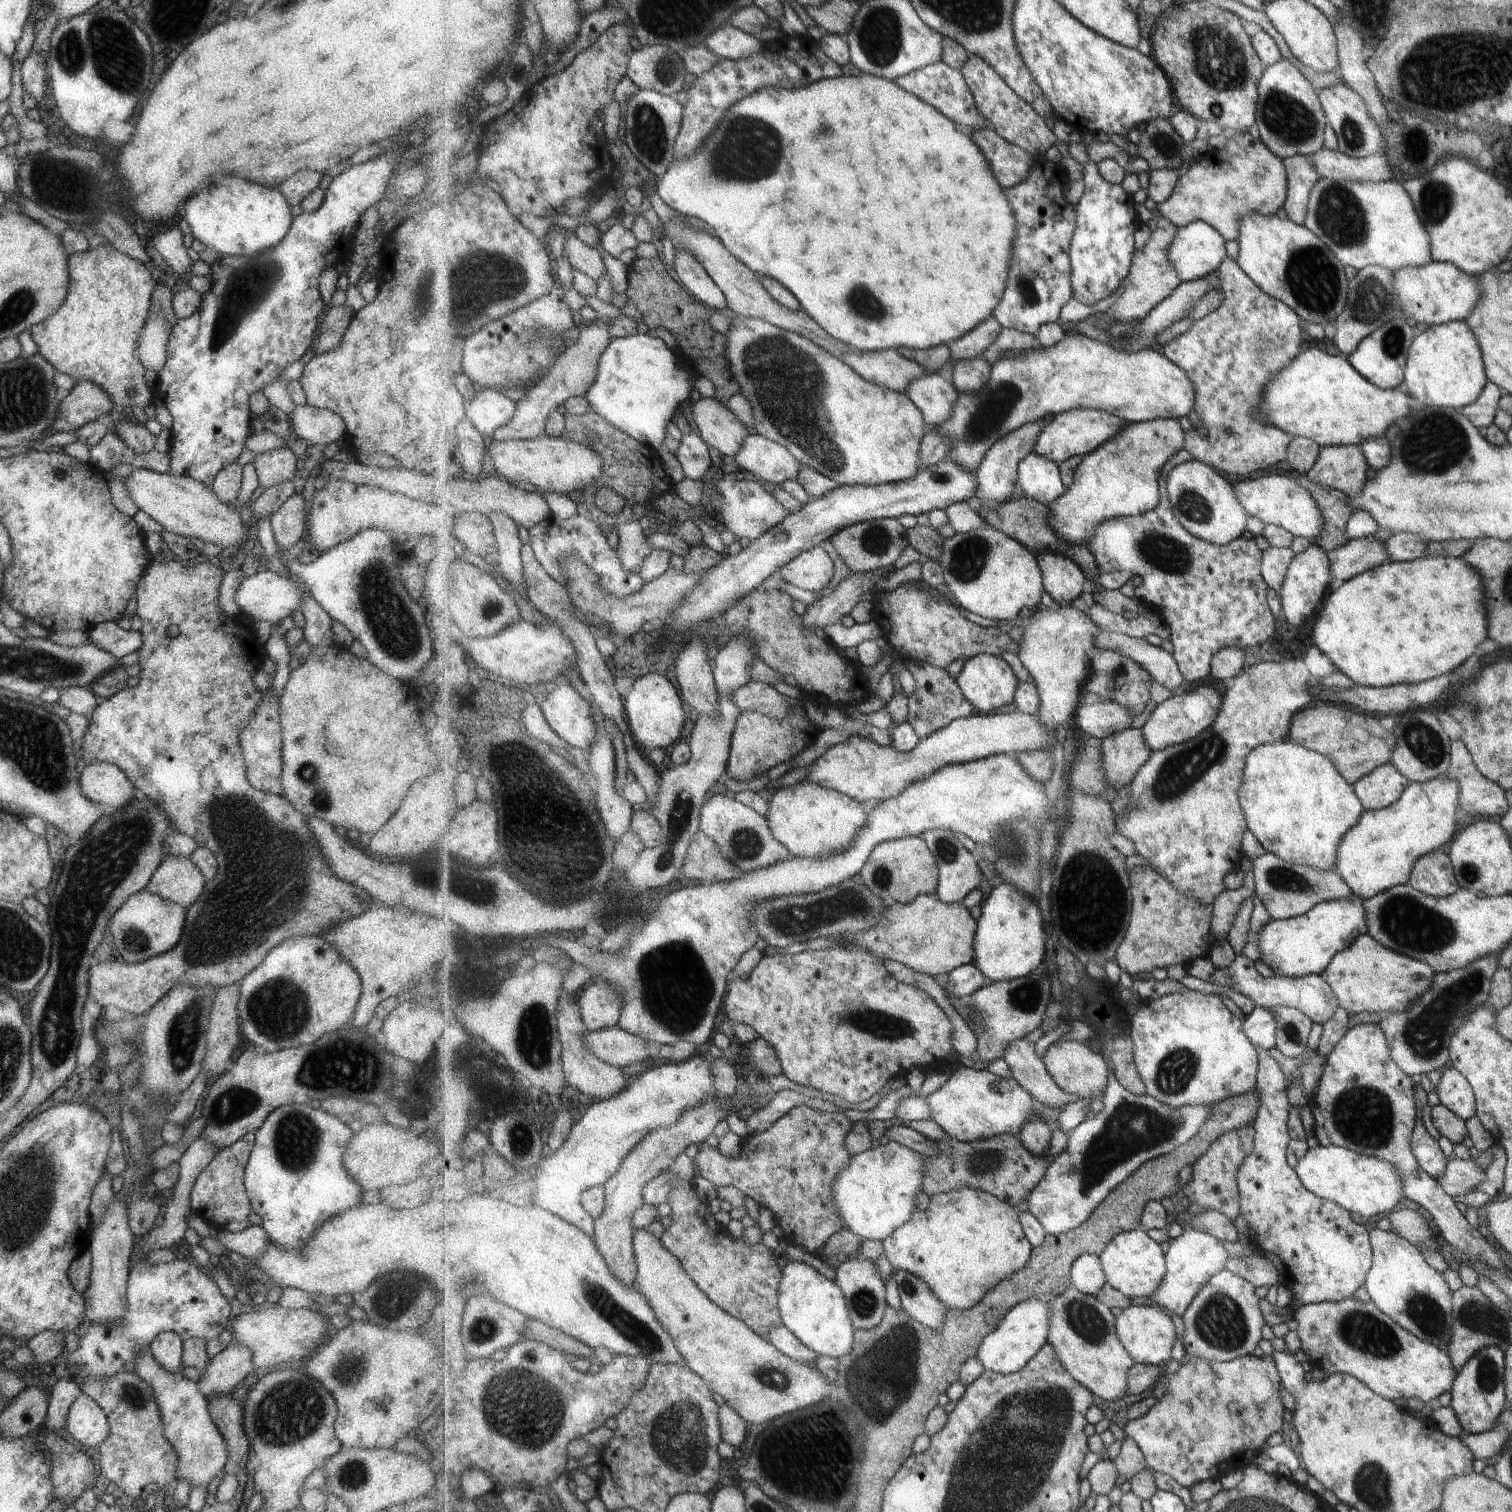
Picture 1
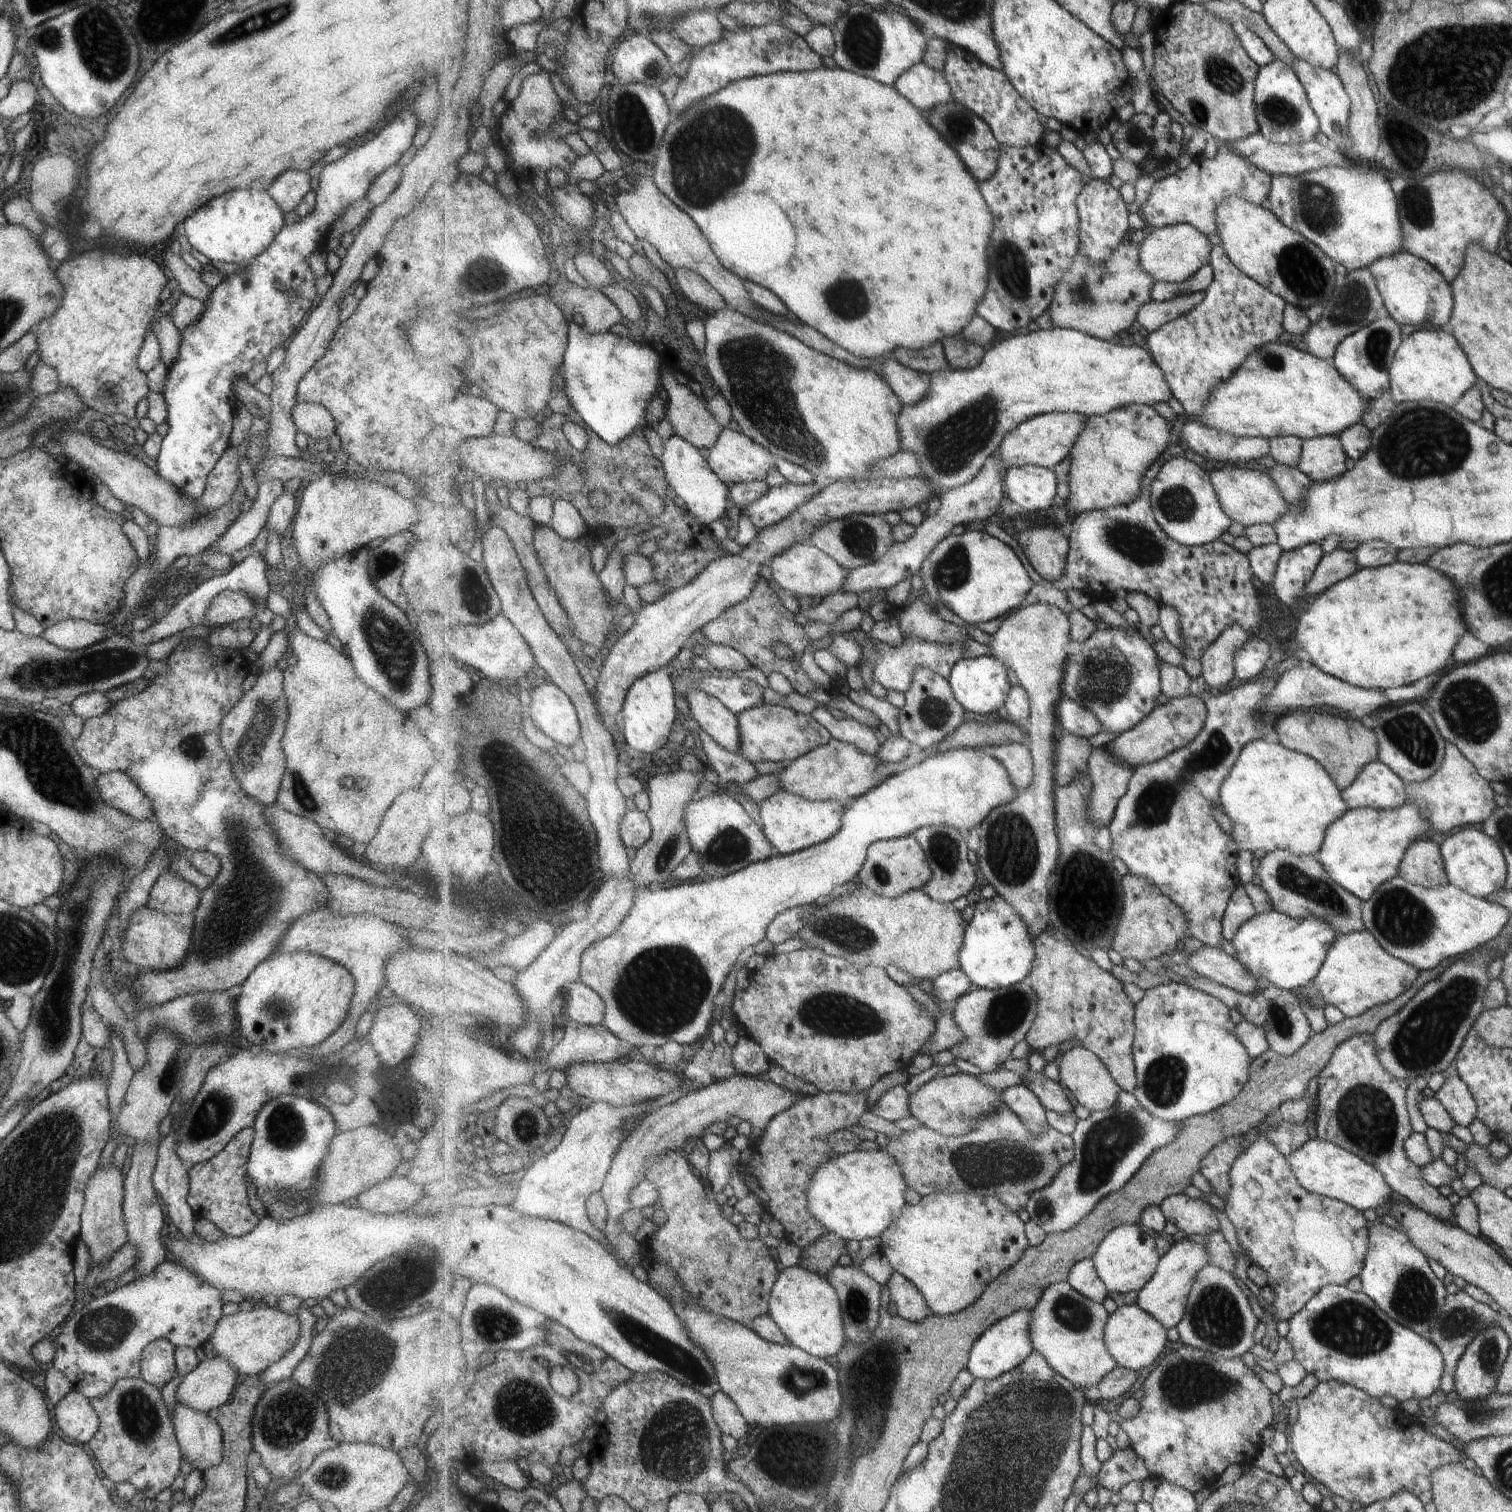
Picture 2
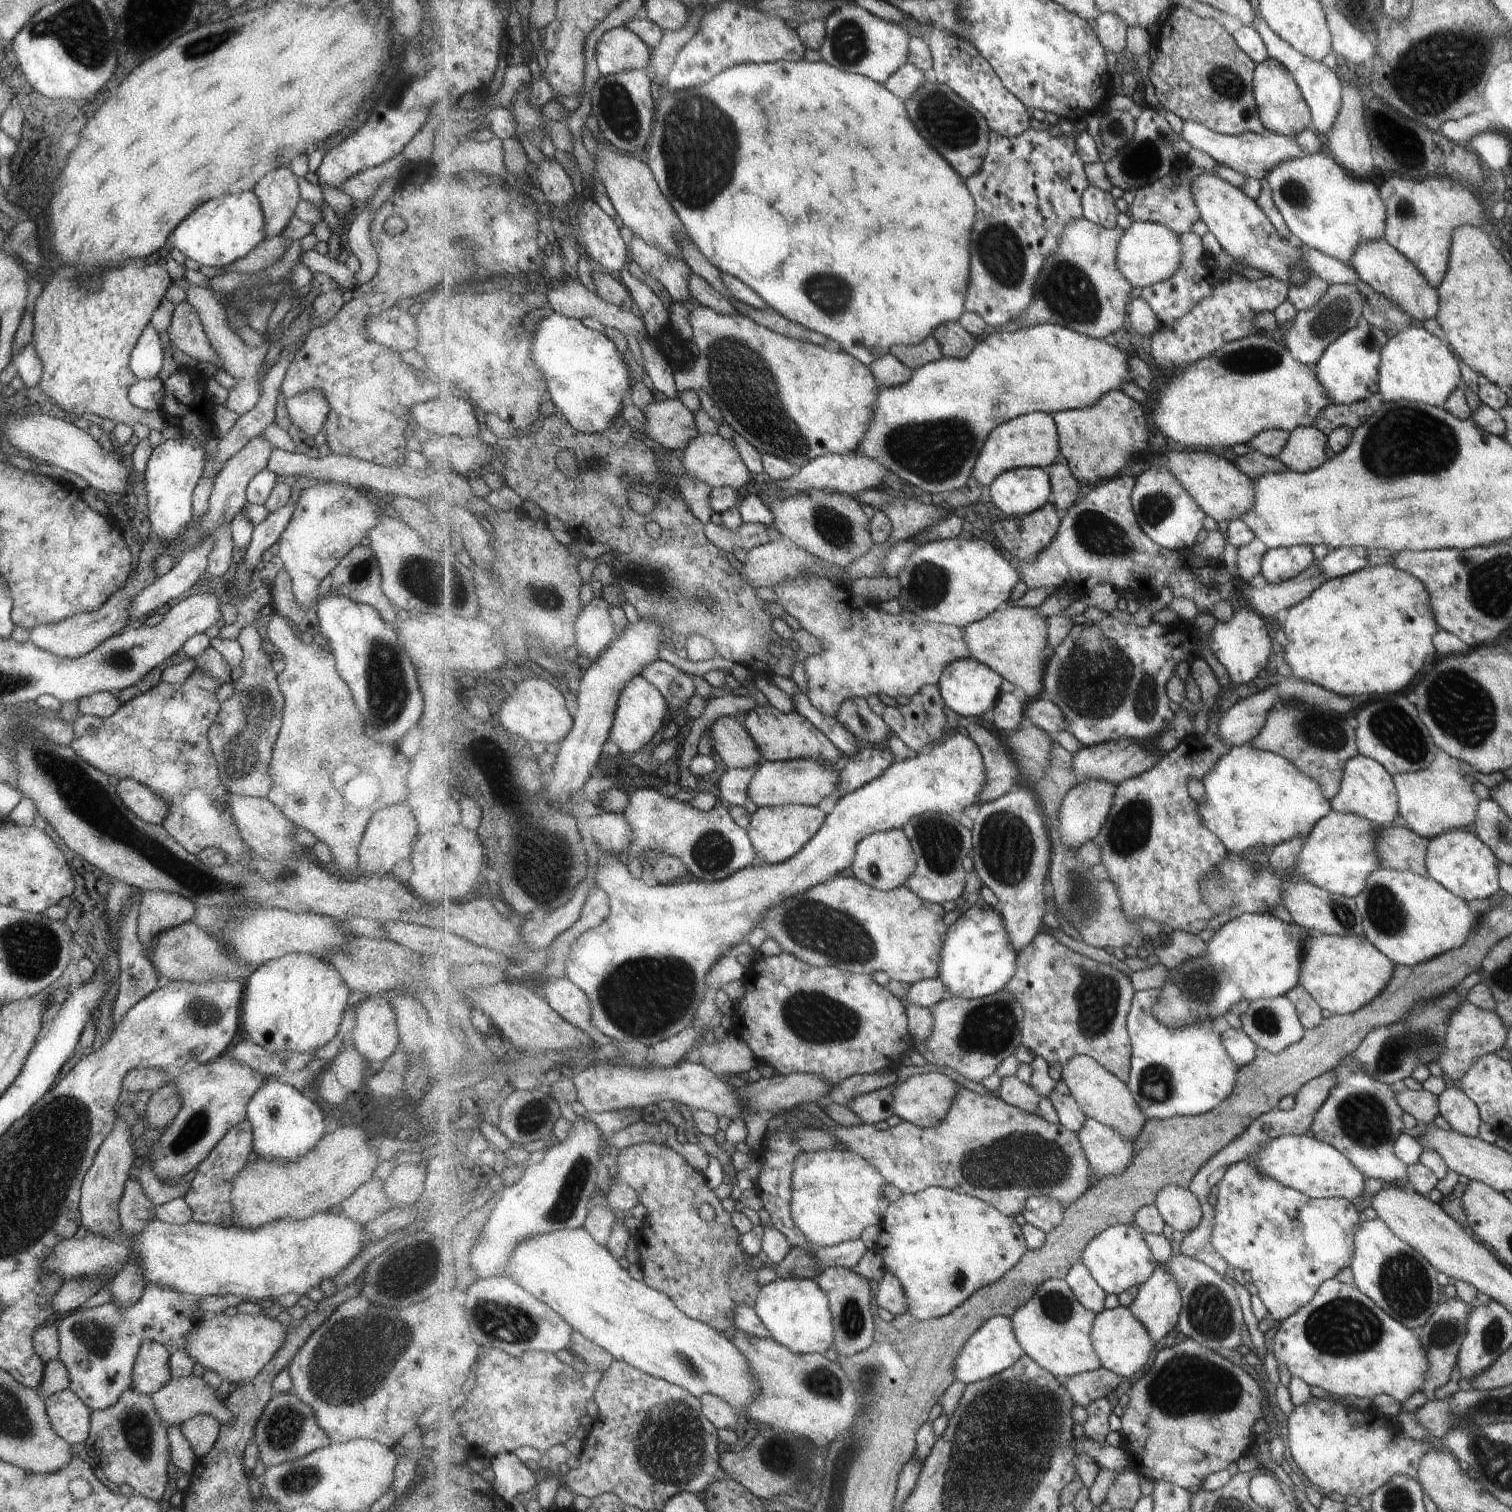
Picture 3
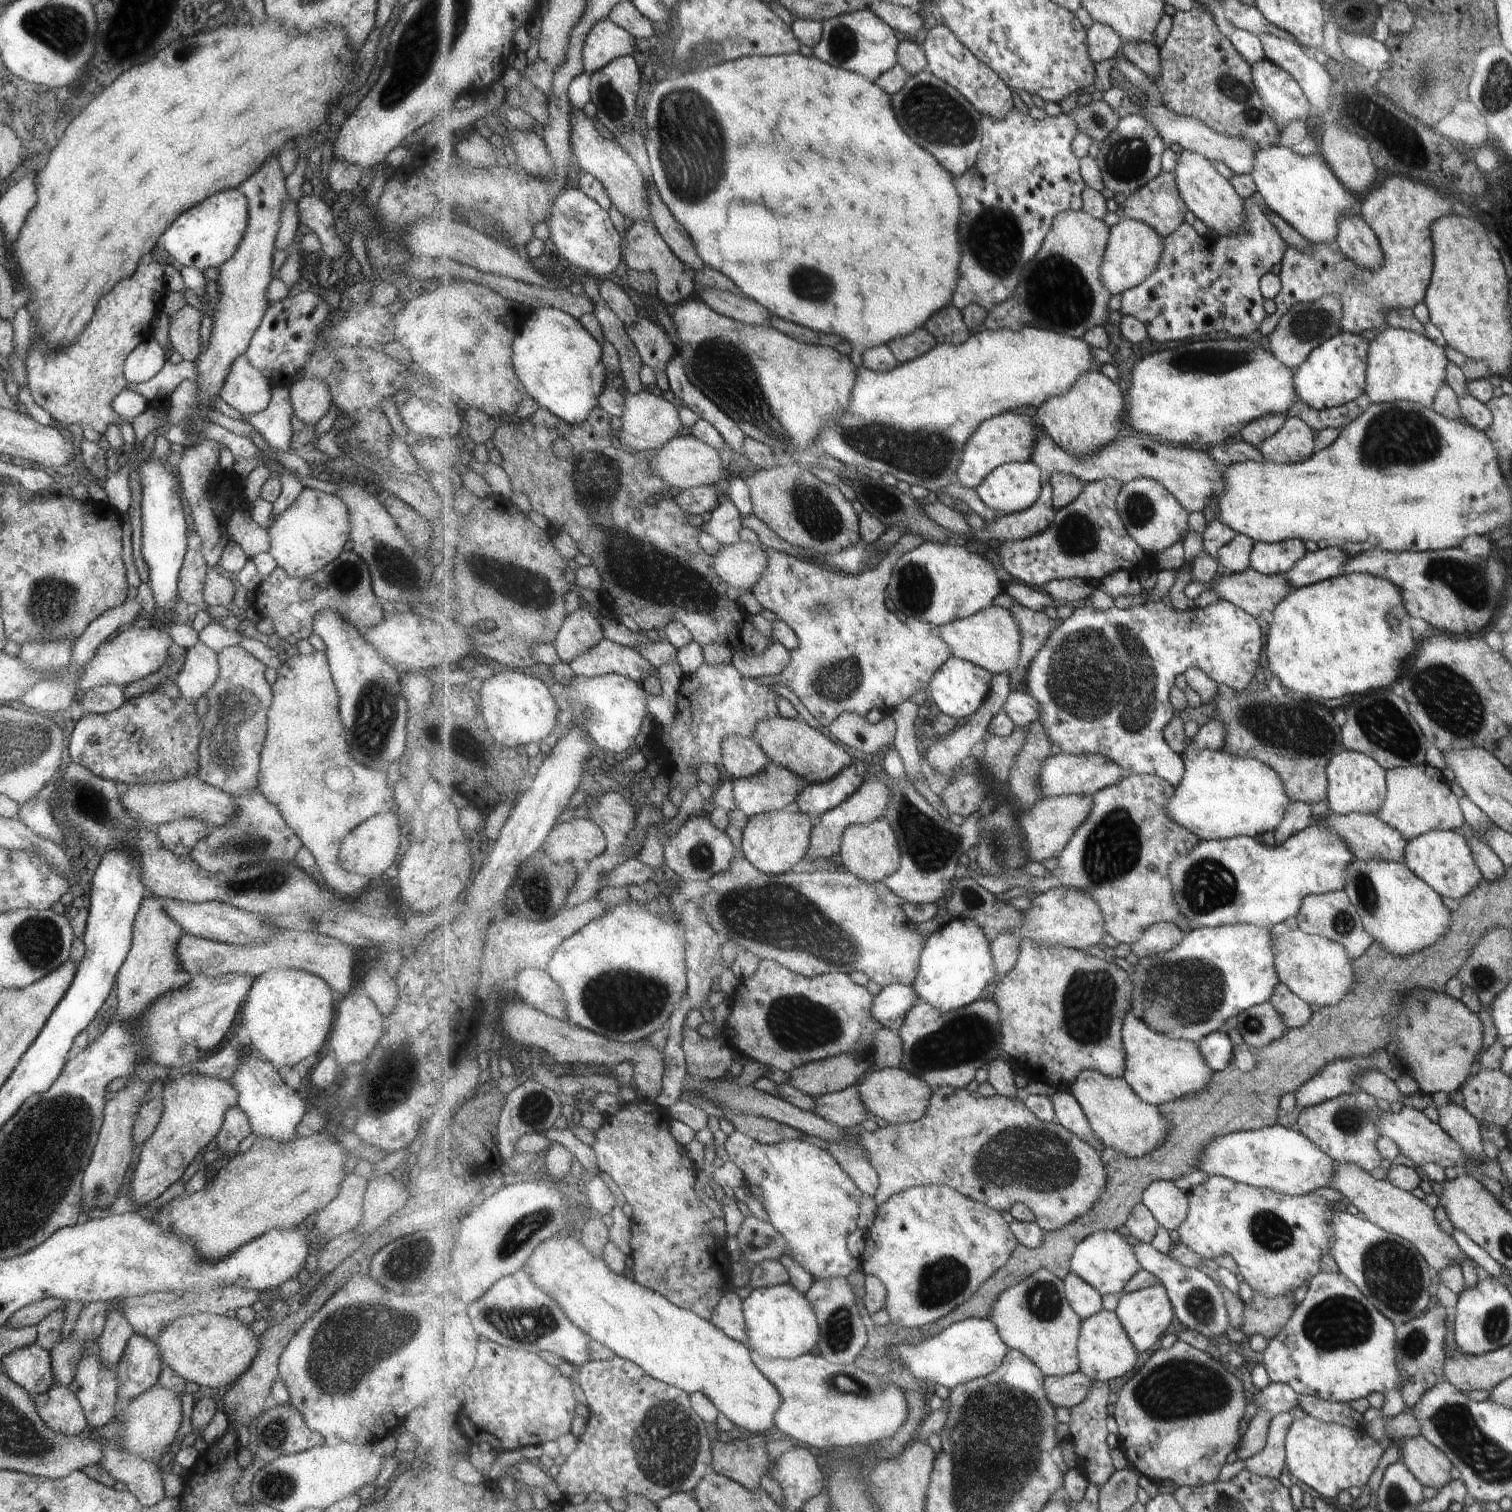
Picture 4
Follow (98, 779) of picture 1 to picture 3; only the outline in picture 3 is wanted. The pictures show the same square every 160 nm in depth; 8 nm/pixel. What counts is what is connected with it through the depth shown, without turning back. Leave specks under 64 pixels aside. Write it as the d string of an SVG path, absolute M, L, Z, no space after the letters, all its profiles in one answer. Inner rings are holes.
M132 778L115 780L119 800L143 822L159 825L167 814L167 803L147 785L139 784Z

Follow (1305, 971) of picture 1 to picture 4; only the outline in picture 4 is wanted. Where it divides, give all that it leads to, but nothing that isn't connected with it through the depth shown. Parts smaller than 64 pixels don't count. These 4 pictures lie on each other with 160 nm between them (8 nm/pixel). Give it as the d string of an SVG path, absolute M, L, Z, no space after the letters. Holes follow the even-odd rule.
M1235 923L1230 925L1221 925L1218 927L1196 927L1191 926L1187 931L1186 937L1183 939L1180 945L1177 945L1173 950L1154 954L1153 956L1147 958L1141 958L1133 966L1135 972L1130 974L1131 977L1131 1011L1139 1020L1143 1020L1149 1028L1154 1029L1157 1032L1166 1034L1172 1039L1183 1039L1190 1040L1199 1043L1203 1054L1206 1056L1206 1061L1214 1068L1216 1072L1224 1071L1231 1063L1233 1063L1232 1058L1232 1048L1234 1045L1231 1043L1231 1038L1227 1033L1217 1030L1223 1028L1223 1024L1231 1018L1231 1016L1236 1016L1239 1012L1243 1012L1246 1008L1254 1007L1255 1005L1266 1003L1270 996L1273 995L1274 986L1279 983L1278 975L1274 969L1274 953L1272 952L1272 940L1270 939L1271 928L1258 927L1249 923Z

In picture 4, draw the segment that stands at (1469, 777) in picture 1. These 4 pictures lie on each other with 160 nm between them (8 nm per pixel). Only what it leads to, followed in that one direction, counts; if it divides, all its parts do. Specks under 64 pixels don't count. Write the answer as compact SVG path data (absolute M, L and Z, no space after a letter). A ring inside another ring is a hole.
M1427 763L1386 770L1384 781L1386 793L1374 815L1399 832L1406 841L1429 831L1454 831L1463 824L1458 798L1447 786L1442 773Z

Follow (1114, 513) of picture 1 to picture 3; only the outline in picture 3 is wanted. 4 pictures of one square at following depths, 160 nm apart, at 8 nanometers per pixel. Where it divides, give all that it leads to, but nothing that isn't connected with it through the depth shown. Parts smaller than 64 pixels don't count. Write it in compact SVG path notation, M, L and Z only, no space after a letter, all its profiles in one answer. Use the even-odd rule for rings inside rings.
M1111 391L1089 408L1082 408L1072 411L1063 411L1053 414L1057 424L1062 460L1070 465L1074 477L1081 483L1098 487L1099 485L1119 477L1117 474L1127 468L1131 460L1141 458L1145 448L1149 444L1149 422L1145 416L1145 410L1139 402L1135 402L1131 396L1123 391Z

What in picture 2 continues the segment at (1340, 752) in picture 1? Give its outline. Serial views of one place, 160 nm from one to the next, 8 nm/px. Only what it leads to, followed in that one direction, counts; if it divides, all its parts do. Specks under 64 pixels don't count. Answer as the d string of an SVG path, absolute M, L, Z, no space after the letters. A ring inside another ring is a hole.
M1315 708L1294 709L1279 715L1273 731L1280 745L1316 760L1339 790L1347 788L1367 763L1378 760L1376 736L1359 719L1339 718Z

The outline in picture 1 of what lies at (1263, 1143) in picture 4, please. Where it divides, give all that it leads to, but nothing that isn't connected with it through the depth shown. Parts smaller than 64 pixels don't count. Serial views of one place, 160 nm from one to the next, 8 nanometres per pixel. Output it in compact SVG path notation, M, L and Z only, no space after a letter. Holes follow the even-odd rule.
M1318 1145L1310 1148L1297 1162L1294 1171L1303 1188L1311 1194L1367 1219L1379 1212L1391 1210L1404 1197L1403 1179L1394 1164L1377 1157L1357 1154L1345 1147Z

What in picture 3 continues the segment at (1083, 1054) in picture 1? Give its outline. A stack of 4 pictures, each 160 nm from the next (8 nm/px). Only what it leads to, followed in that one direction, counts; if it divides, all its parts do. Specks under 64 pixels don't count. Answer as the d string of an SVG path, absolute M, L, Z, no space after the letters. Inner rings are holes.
M1077 1055L1064 1066L1062 1080L1069 1088L1071 1095L1078 1100L1082 1111L1091 1118L1115 1128L1123 1136L1135 1140L1146 1126L1146 1114L1141 1110L1129 1084L1124 1083L1114 1073L1109 1072L1092 1056Z

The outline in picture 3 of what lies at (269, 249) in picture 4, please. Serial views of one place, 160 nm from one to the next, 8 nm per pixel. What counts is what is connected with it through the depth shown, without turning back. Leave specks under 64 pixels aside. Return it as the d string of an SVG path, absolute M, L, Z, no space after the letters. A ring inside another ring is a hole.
M277 168L267 172L252 188L263 215L264 239L280 236L293 216L300 199L297 179L291 169Z

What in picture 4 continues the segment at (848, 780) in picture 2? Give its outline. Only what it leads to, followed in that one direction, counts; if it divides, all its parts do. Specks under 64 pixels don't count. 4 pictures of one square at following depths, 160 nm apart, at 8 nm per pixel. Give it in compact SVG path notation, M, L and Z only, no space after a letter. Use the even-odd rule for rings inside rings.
M772 761L767 771L732 781L737 809L749 818L794 807L804 785L795 772Z

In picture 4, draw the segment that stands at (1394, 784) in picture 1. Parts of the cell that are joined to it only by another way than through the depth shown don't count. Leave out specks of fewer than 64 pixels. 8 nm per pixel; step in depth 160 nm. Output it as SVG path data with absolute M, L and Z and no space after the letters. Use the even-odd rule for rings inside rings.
M1343 750L1333 755L1325 767L1327 779L1327 804L1336 815L1347 813L1374 814L1380 808L1385 793L1385 770L1364 754Z

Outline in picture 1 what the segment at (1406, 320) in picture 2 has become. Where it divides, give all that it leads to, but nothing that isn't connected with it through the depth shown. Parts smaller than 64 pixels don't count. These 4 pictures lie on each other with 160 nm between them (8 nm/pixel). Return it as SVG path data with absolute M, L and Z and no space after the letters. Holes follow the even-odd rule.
M1431 261L1420 267L1403 267L1392 271L1393 286L1402 306L1403 320L1407 317L1423 324L1440 325L1449 321L1464 321L1471 309L1479 302L1482 290L1477 276L1468 275L1449 263Z

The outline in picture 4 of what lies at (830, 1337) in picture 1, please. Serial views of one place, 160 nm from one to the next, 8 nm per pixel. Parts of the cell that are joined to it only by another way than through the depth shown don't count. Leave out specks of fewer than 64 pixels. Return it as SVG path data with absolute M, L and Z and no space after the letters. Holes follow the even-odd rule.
M793 1284L753 1289L743 1299L743 1312L749 1332L749 1342L746 1345L752 1352L759 1352L761 1356L773 1360L800 1358L815 1350L822 1336L813 1304Z

